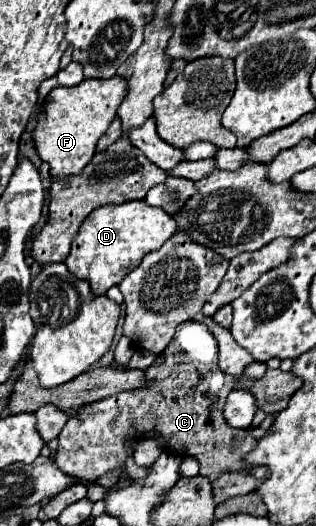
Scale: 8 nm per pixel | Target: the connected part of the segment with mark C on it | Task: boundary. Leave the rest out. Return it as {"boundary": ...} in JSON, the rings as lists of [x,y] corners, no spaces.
{"boundary":[[[184,322],[176,328],[174,340],[168,344],[168,348],[162,352],[162,360],[158,364],[152,364],[148,370],[148,388],[132,390],[132,392],[120,392],[110,398],[104,398],[74,414],[68,424],[64,426],[58,442],[58,454],[56,454],[56,466],[66,472],[68,476],[74,476],[78,480],[90,480],[112,472],[114,468],[120,468],[124,472],[126,458],[130,456],[126,446],[136,444],[142,438],[154,438],[164,450],[178,452],[180,456],[192,456],[200,464],[200,474],[210,478],[214,488],[214,500],[216,504],[224,502],[226,498],[240,496],[254,492],[260,482],[268,478],[268,468],[264,466],[244,466],[244,458],[248,452],[256,448],[256,438],[248,430],[236,430],[230,428],[222,416],[226,396],[234,390],[234,378],[224,374],[218,368],[218,342],[214,334],[210,334],[210,328],[200,322]]]}

